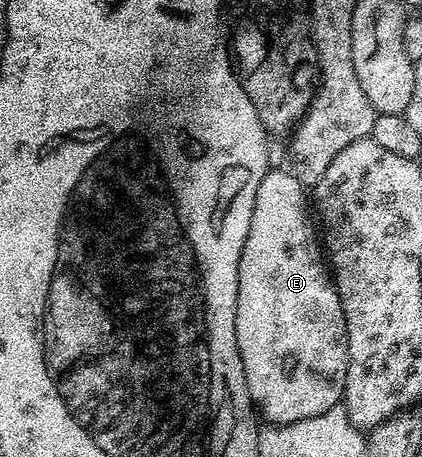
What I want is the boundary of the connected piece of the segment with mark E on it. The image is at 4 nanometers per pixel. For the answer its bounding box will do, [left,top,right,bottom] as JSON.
[236,169,348,424]

